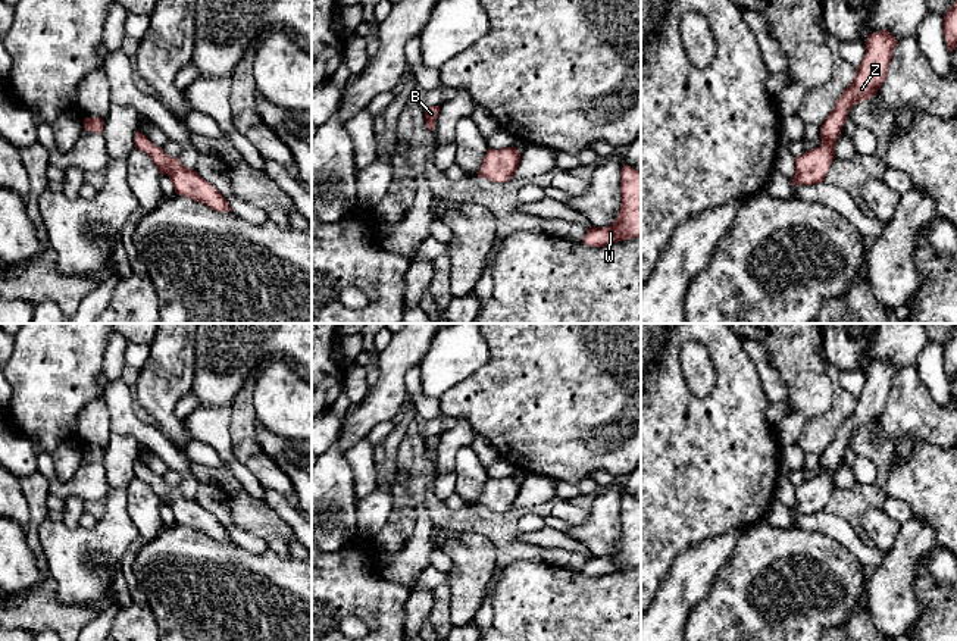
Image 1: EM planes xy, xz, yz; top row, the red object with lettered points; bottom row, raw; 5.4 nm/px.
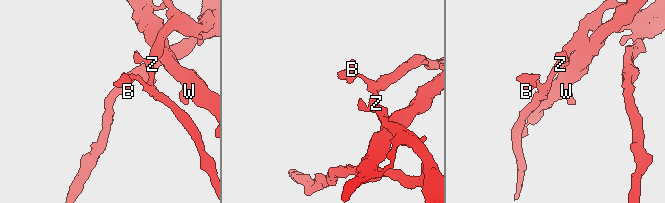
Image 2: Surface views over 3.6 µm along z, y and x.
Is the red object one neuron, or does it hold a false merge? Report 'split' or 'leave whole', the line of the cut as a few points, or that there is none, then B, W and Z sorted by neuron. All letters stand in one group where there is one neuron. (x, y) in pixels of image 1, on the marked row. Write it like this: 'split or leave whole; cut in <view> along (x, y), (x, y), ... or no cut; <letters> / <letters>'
split; cut in xy along (153, 149), (155, 158), (166, 166), (166, 172); B Z / W

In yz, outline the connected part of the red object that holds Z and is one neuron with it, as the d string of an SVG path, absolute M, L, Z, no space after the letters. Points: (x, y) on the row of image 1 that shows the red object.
M886 29L869 34L864 43L866 54L857 66L854 81L839 96L831 115L820 126L822 144L817 148L822 157L835 157L835 144L850 109L859 101L873 97L883 84L897 43L897 38Z

